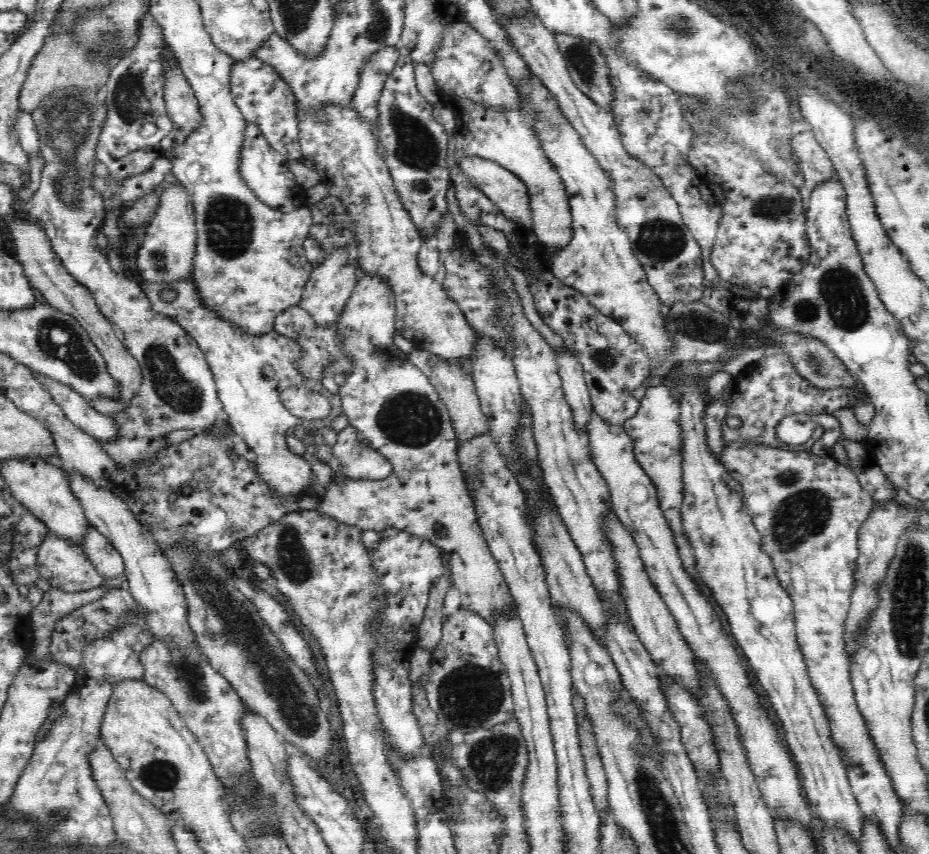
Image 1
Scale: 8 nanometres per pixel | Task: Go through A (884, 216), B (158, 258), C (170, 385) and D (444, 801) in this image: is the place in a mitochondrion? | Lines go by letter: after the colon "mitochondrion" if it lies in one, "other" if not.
A: other
B: mitochondrion
C: mitochondrion
D: other

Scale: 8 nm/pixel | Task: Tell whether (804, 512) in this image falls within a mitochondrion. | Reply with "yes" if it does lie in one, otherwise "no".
yes

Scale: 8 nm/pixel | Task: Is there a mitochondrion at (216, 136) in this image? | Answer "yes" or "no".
no

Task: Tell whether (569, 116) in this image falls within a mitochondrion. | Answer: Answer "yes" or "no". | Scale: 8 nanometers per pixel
no

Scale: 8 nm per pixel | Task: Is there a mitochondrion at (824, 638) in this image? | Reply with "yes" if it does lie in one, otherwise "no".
no

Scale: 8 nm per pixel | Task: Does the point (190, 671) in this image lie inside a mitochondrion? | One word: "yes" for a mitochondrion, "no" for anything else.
yes

